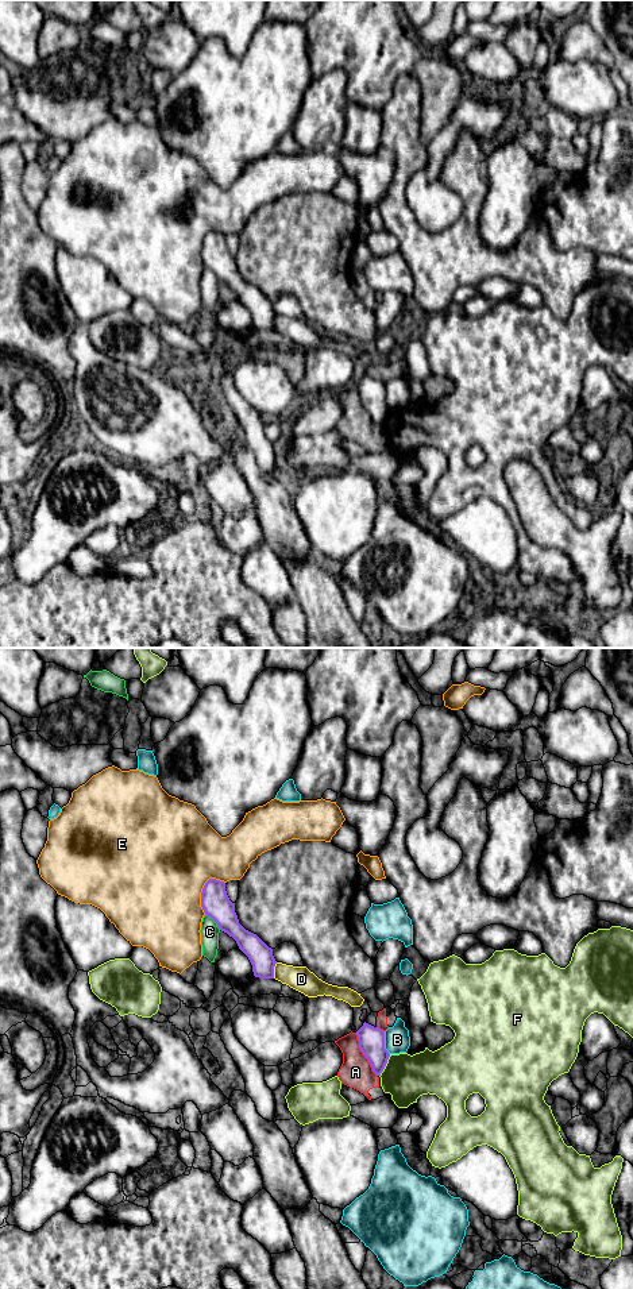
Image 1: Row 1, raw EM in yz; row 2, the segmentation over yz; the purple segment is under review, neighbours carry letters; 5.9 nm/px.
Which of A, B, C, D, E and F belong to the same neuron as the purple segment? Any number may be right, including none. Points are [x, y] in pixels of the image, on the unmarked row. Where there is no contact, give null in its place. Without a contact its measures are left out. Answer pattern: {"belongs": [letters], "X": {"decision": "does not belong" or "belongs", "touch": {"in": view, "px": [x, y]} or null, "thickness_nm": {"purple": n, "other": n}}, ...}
{"belongs": [], "A": {"decision": "does not belong", "touch": {"in": "yz", "px": [363, 406]}, "thickness_nm": {"purple": 160, "other": 190}}, "B": {"decision": "does not belong", "touch": {"in": "yz", "px": [383, 396]}, "thickness_nm": {"purple": 160, "other": 150}}, "C": {"decision": "does not belong", "touch": {"in": "yz", "px": [213, 271]}, "thickness_nm": {"purple": 170, "other": 110}}, "D": {"decision": "does not belong", "touch": {"in": "yz", "px": [273, 323]}, "thickness_nm": {"purple": 140, "other": 150}}, "E": {"decision": "does not belong", "touch": {"in": "yz", "px": [203, 242]}, "thickness_nm": {"purple": 170, "other": 500}}, "F": {"decision": "does not belong", "touch": {"in": "yz", "px": [385, 417]}, "thickness_nm": {"purple": 160, "other": 280}}}

